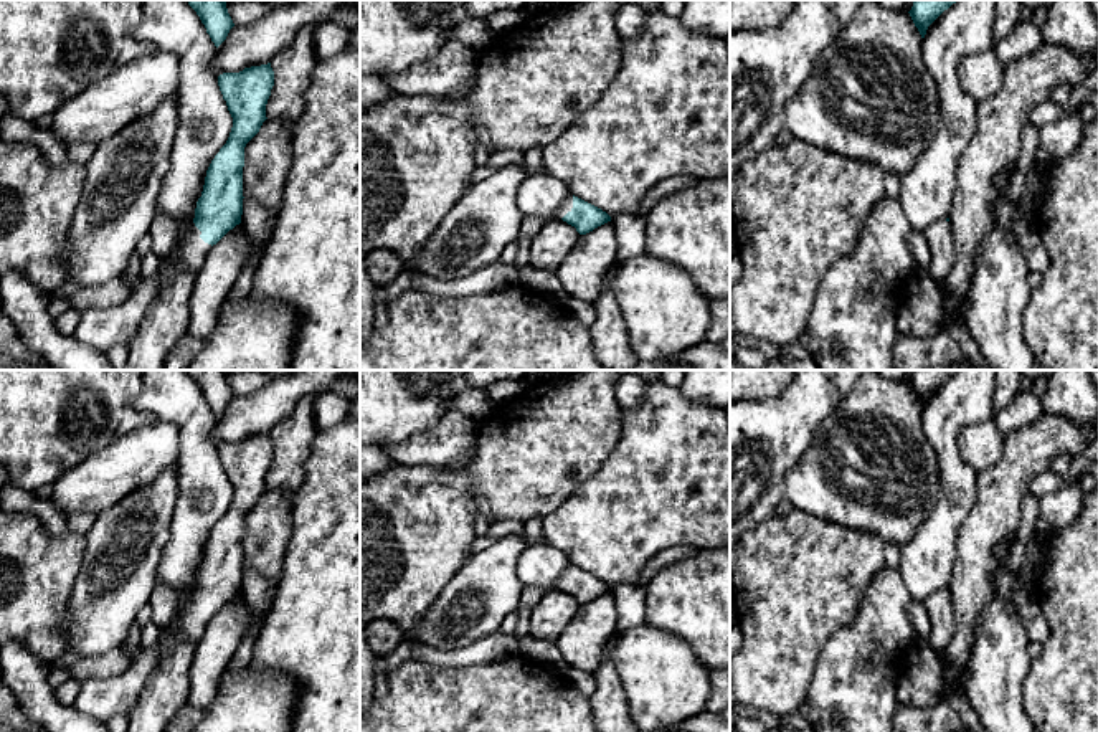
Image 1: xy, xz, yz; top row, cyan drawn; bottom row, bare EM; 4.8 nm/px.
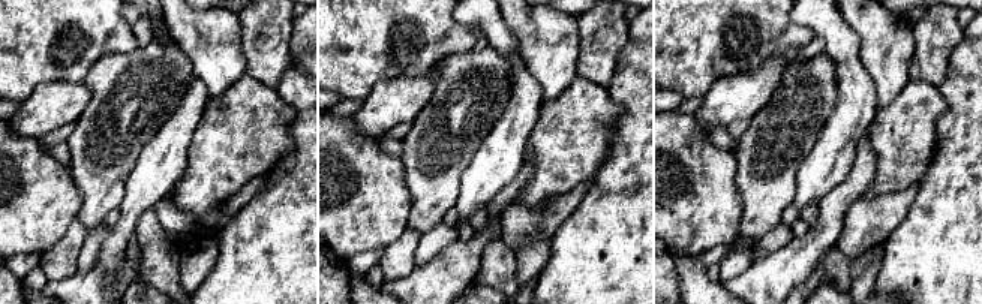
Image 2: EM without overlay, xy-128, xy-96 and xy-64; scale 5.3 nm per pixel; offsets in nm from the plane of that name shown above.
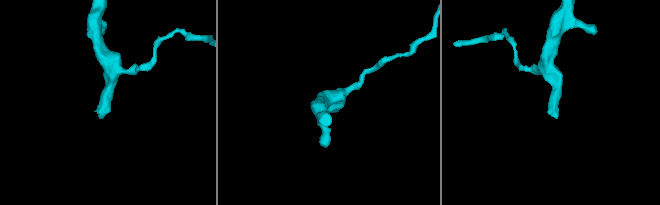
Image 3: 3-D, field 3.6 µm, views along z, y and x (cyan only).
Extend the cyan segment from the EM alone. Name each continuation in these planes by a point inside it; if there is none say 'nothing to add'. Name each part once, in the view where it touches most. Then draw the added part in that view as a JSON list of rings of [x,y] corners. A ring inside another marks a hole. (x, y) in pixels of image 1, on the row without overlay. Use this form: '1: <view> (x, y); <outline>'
1: xy (192, 622); [[[195,593],[188,595],[185,606],[177,618],[177,635],[190,643],[198,643],[211,620],[211,615],[200,608],[201,601]]]

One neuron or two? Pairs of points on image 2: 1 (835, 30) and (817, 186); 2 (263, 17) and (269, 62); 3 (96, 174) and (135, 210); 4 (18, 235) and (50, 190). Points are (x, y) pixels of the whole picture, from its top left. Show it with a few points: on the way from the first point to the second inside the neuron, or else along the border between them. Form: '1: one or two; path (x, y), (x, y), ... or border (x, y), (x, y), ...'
1: one; path (849, 69), (849, 122), (840, 134), (835, 147)
2: one; path (266, 27), (266, 51)
3: two; border (135, 165), (128, 175), (125, 196), (117, 207)
4: one; path (18, 225), (39, 201)

